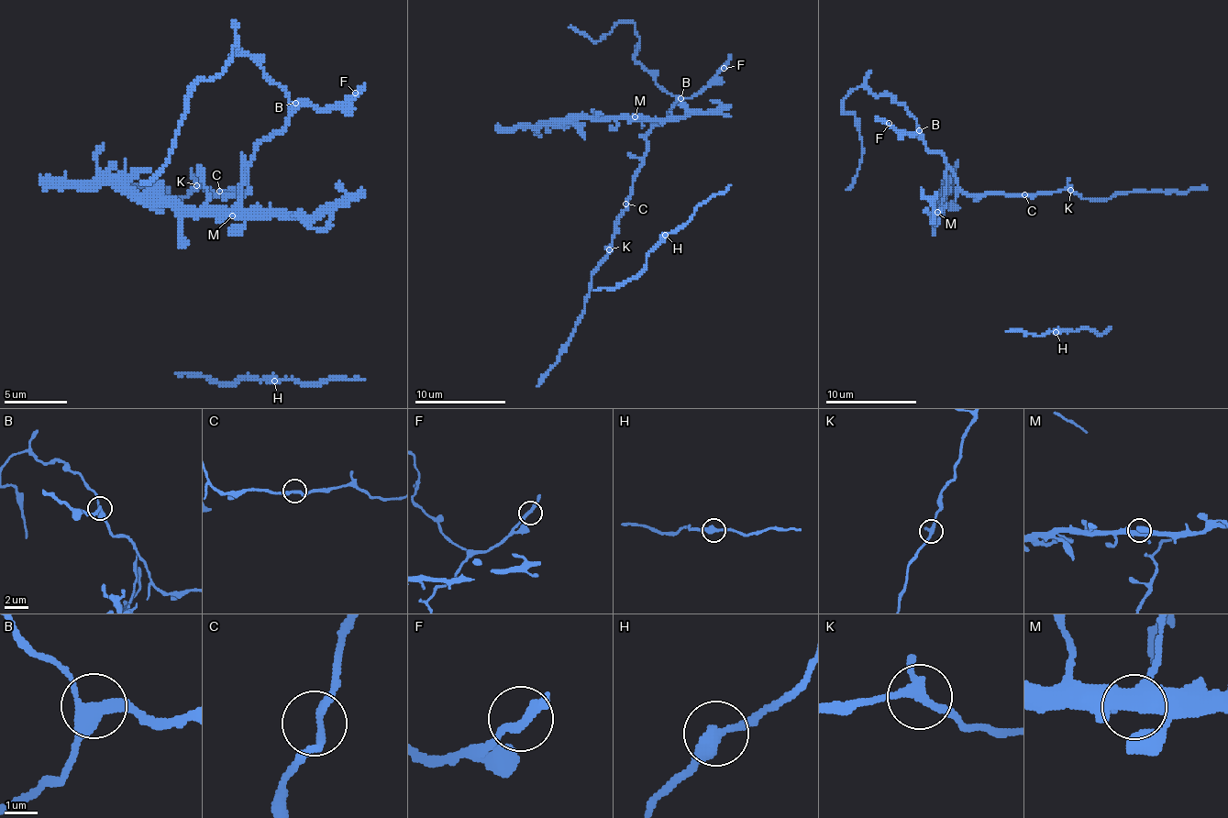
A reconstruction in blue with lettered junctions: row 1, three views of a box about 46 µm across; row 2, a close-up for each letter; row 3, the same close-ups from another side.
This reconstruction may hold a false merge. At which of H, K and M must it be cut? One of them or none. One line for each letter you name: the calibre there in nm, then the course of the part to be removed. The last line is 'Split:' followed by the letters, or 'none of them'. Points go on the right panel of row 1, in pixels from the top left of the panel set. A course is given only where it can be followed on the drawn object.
Split: none of them

